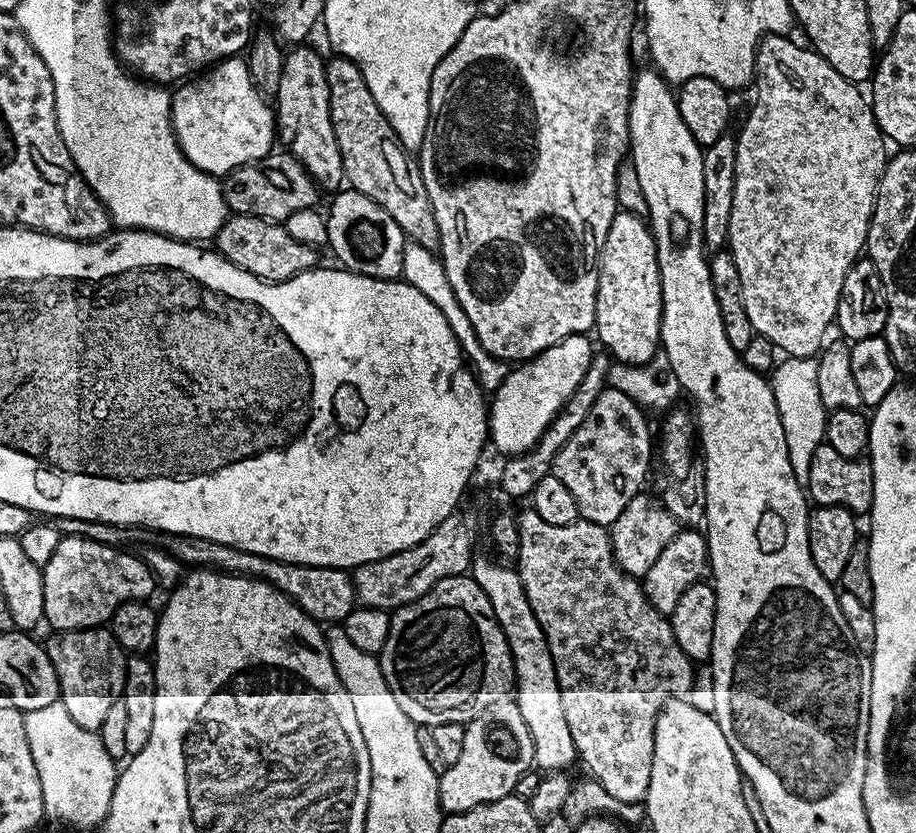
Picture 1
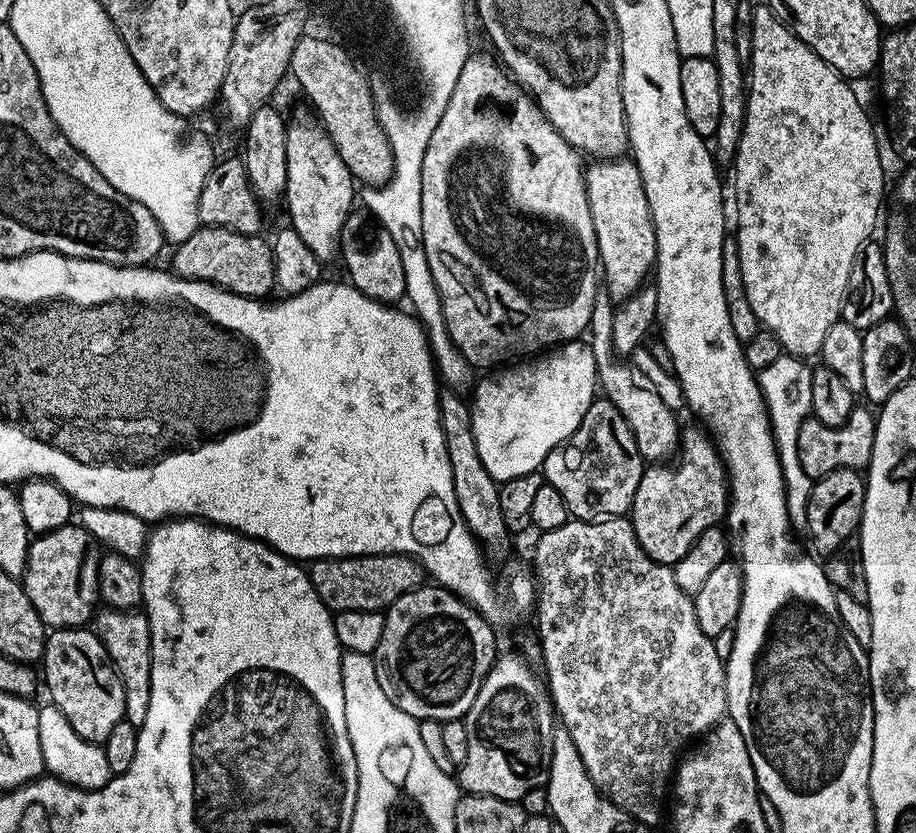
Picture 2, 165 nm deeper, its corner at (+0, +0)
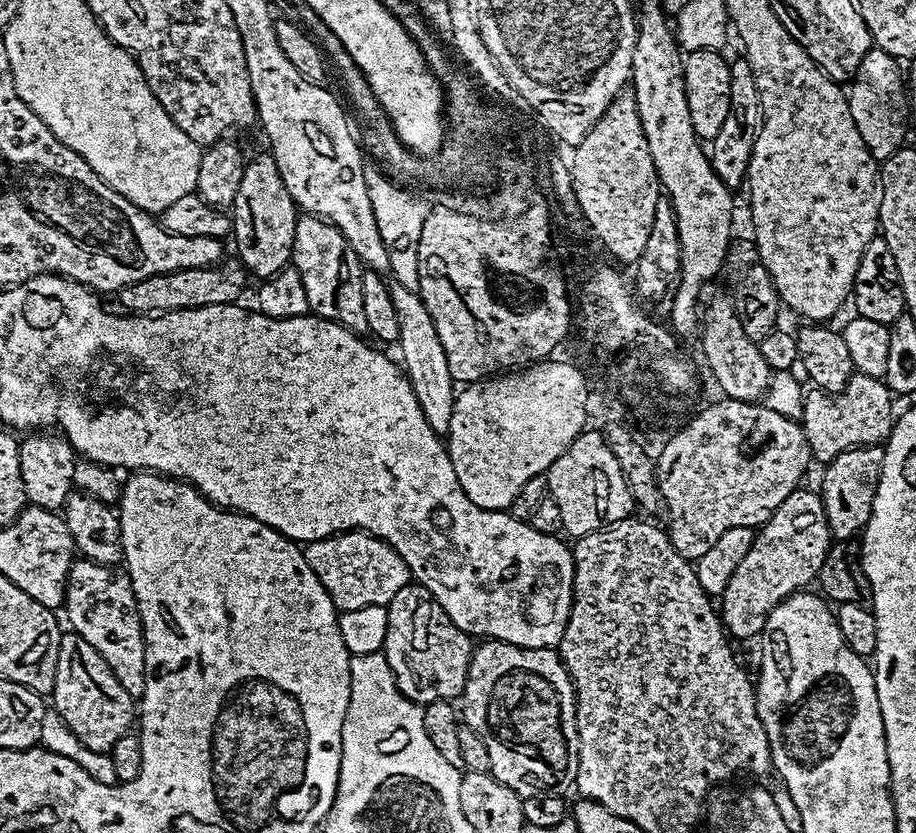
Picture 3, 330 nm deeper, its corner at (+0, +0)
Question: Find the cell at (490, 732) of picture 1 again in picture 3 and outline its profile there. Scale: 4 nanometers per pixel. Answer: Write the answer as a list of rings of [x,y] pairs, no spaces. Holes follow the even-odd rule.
[[[491,638],[473,647],[462,693],[462,720],[467,728],[478,734],[478,738],[482,738],[482,746],[486,746],[488,755],[488,772],[521,798],[547,792],[559,793],[567,780],[569,783],[570,744],[564,741],[560,704],[556,701],[556,696],[564,696],[567,692],[569,695],[568,672],[552,648],[519,648],[516,644]]]

